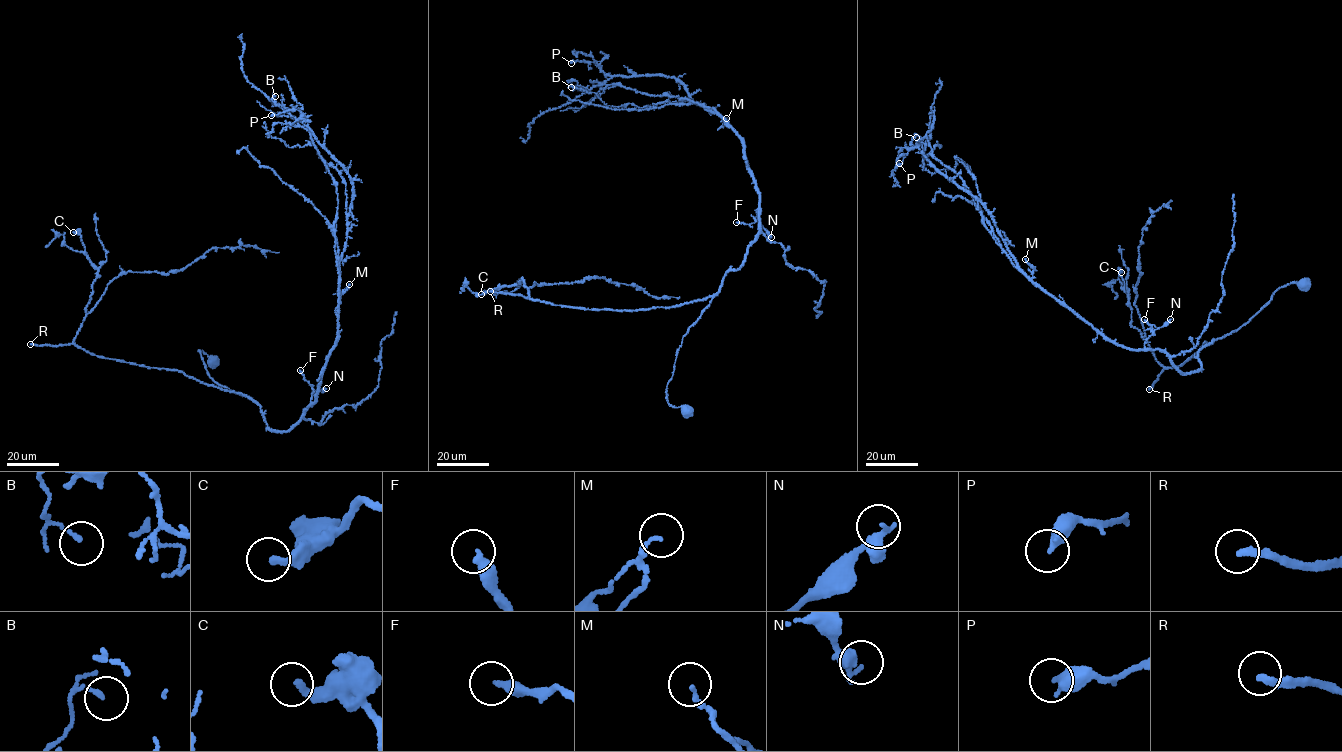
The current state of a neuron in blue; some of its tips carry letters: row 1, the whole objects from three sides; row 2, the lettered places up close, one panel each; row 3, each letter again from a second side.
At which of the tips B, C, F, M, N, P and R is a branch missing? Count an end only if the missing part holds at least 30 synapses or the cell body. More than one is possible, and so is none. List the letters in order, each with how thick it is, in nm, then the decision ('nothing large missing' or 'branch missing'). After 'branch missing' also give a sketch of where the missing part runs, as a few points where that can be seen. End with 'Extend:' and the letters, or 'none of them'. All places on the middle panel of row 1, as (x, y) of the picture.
B: 130 nm thick; nothing large missing
C: 280 nm thick; nothing large missing
F: 320 nm thick; nothing large missing
M: 140 nm thick; nothing large missing
N: 170 nm thick; nothing large missing
P: 440 nm thick; nothing large missing
R: 240 nm thick; branch missing
Extend: R

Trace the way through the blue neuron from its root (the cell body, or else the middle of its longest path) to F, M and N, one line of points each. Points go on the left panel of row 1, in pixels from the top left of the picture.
F: (213, 360), (199, 351), (214, 381), (254, 400), (267, 427), (279, 431), (311, 404), (313, 388), (300, 370)
M: (213, 360), (199, 351), (214, 381), (287, 431), (317, 399), (349, 284)
N: (213, 360), (199, 351), (214, 381), (254, 400), (273, 430), (287, 431), (311, 404), (312, 393), (326, 388)

